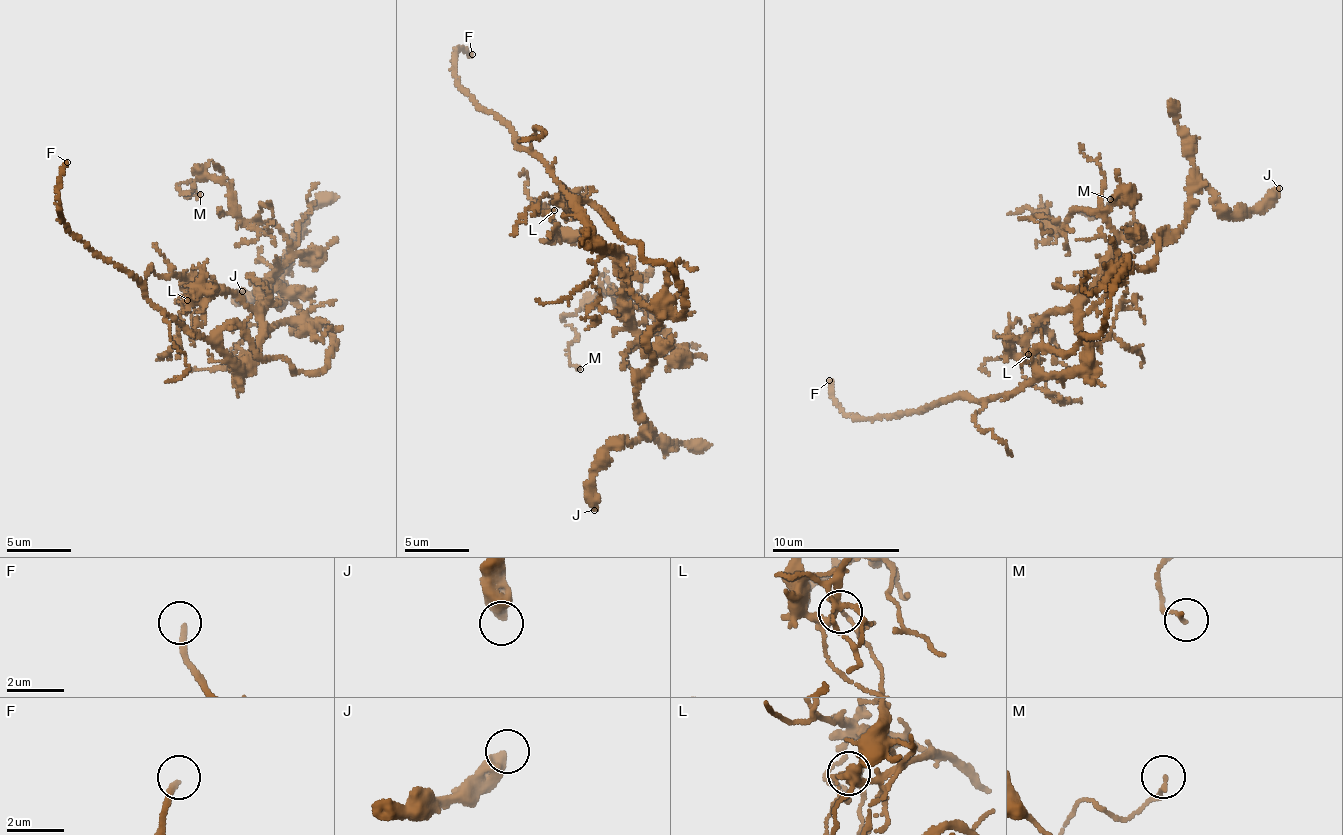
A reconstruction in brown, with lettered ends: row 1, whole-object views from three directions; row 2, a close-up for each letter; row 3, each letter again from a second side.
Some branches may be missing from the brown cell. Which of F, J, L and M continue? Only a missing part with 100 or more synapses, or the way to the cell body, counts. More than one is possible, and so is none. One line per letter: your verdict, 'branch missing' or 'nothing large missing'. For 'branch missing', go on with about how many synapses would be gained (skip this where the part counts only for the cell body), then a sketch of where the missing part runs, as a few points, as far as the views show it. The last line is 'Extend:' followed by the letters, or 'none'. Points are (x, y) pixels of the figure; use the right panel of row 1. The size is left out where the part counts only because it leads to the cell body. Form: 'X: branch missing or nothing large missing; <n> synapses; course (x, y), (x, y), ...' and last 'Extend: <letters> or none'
F: branch missing
J: nothing large missing
L: nothing large missing
M: nothing large missing
Extend: F

